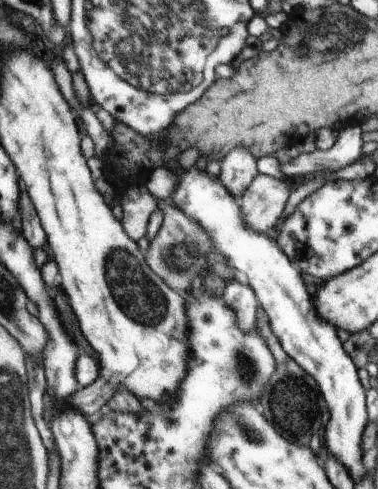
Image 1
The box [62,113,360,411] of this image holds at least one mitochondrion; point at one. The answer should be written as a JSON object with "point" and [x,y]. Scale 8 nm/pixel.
{"point":[134,293]}

